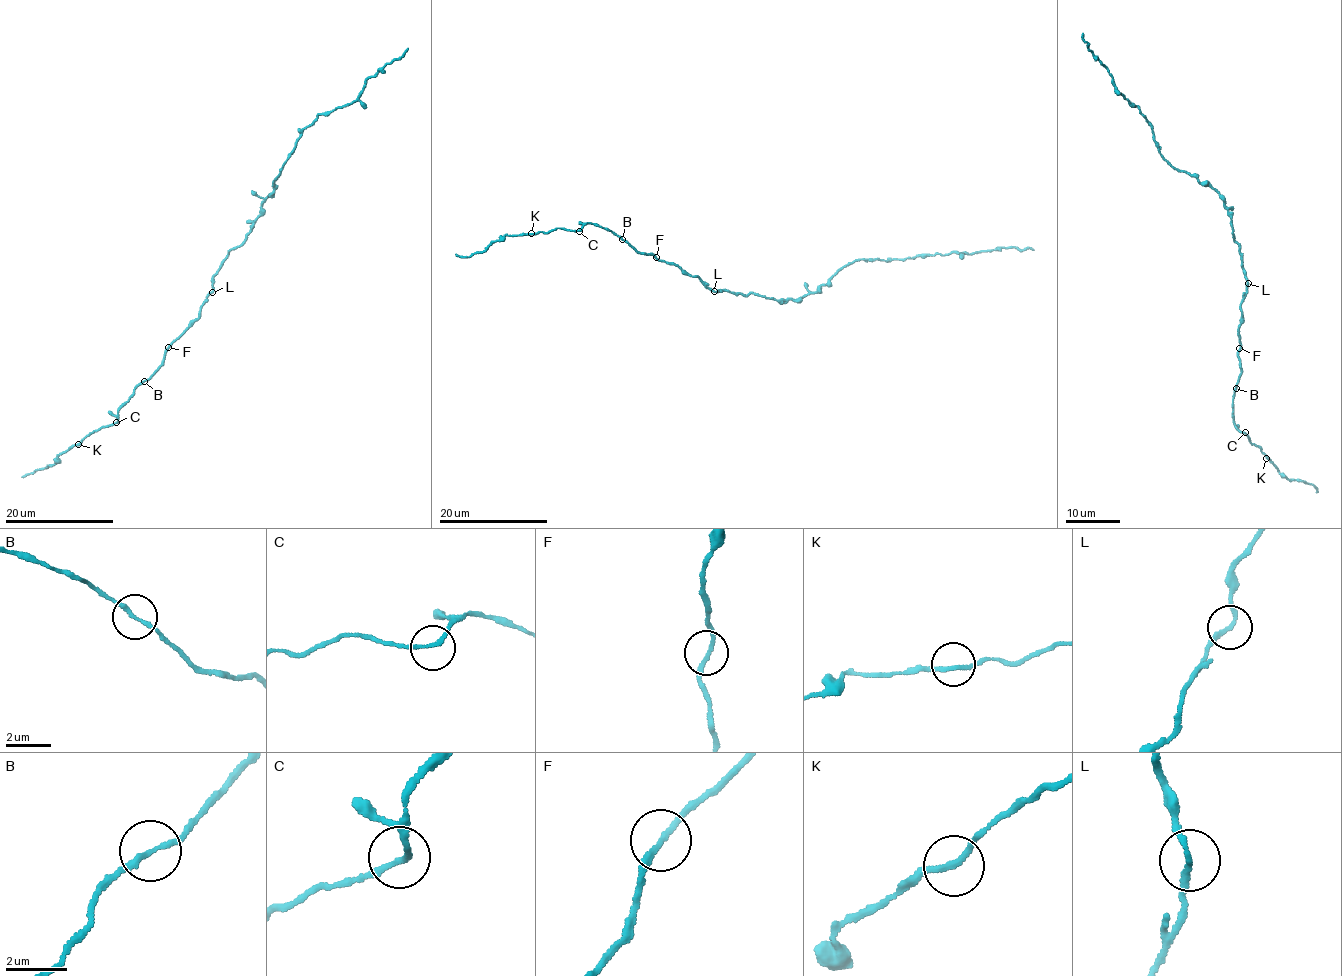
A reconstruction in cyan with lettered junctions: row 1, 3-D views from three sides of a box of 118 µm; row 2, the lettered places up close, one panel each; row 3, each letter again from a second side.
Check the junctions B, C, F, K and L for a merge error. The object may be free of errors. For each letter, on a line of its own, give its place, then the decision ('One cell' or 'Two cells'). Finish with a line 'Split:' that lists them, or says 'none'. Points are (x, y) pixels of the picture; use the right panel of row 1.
B: Place: (1236, 388). One cell
C: Place: (1245, 432). One cell
F: Place: (1239, 348). One cell
K: Place: (1266, 458). One cell
L: Place: (1248, 283). Two cells
Split: L

